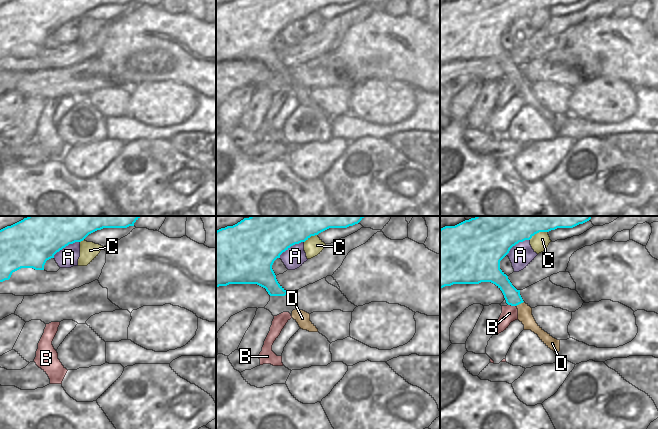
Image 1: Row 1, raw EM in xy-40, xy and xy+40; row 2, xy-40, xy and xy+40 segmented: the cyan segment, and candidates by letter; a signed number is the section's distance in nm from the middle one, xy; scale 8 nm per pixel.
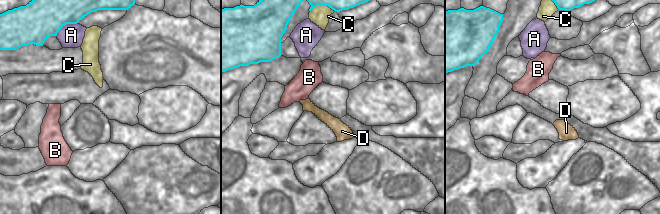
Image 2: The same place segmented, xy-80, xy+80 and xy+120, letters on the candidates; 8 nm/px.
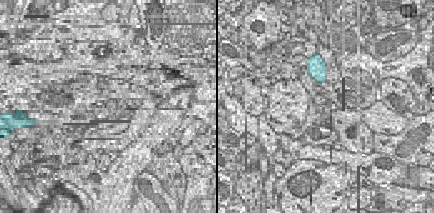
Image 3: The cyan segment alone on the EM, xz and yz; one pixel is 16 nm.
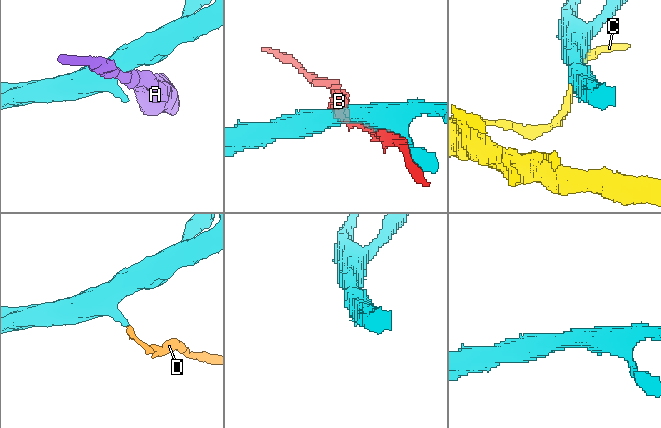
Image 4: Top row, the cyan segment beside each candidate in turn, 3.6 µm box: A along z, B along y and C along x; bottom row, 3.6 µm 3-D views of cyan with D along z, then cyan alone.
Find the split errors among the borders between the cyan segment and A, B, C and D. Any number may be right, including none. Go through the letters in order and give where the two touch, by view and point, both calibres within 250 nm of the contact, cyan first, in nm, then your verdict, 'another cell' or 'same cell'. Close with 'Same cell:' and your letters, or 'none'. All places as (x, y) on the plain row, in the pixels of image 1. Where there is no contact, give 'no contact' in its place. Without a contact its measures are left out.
A: contact xy-40 (65, 22); calibres 320 and 160 nm; another cell
B: contact xy+40 (512, 81); calibres 130 and 130 nm; another cell
C: contact xy+40 (538, 8); calibres 190 and 150 nm; another cell
D: contact xy+40 (519, 79); calibres 130 and 120 nm; another cell
Same cell: none

